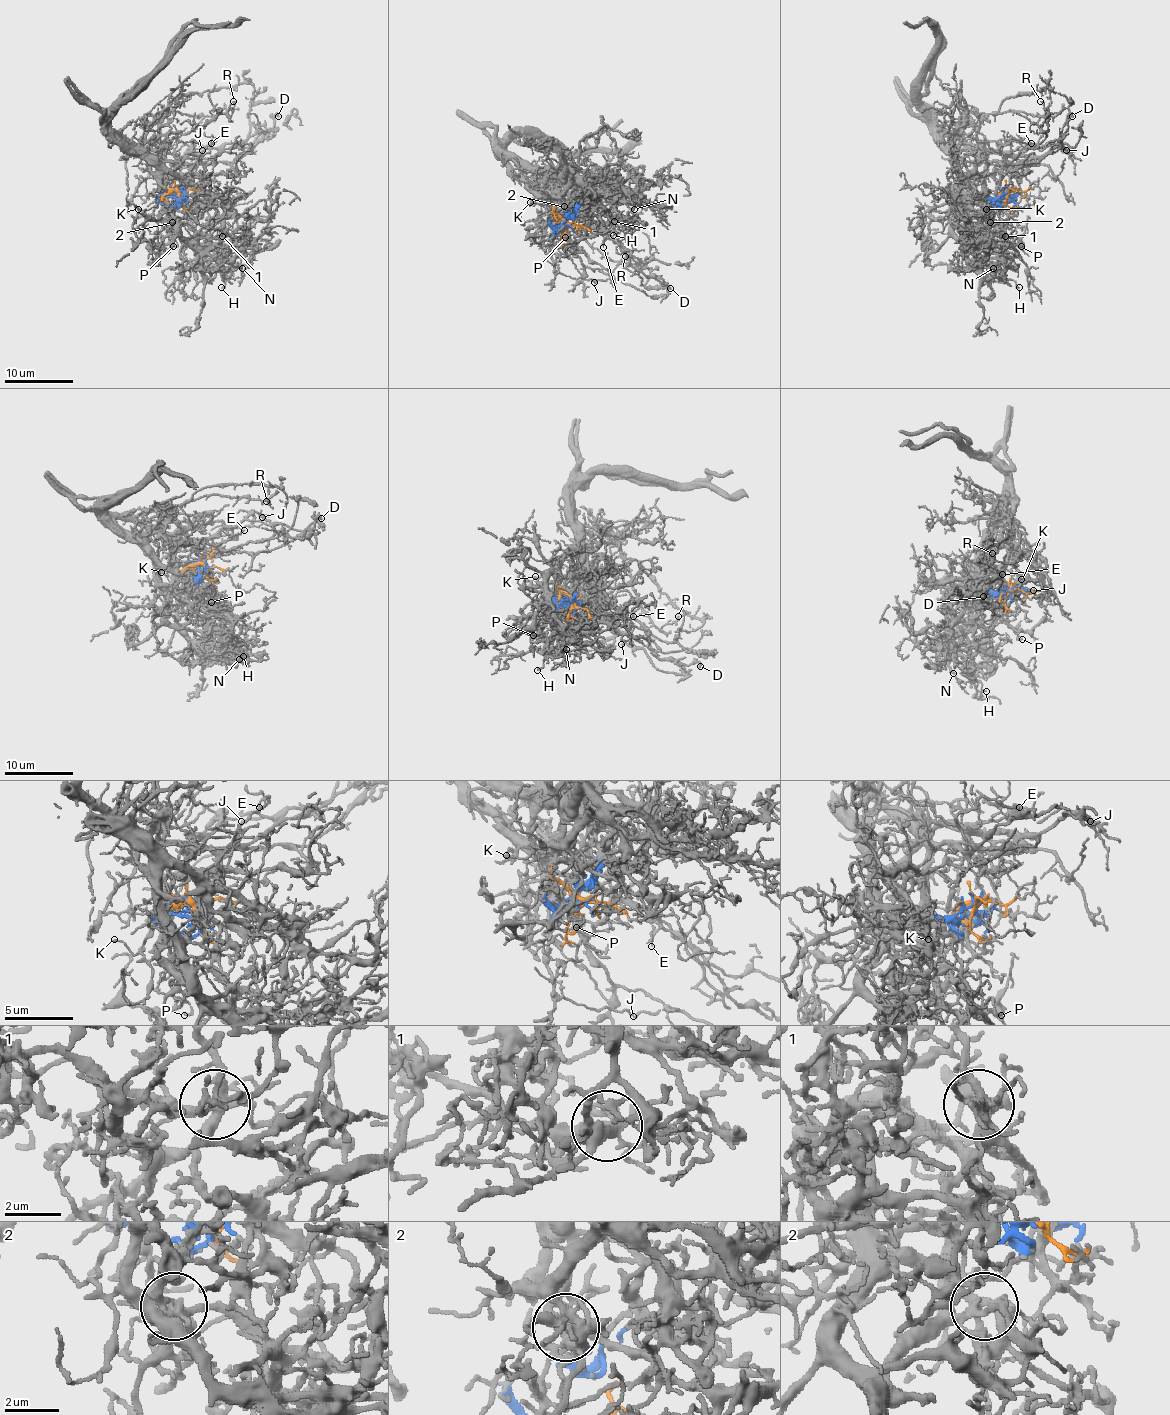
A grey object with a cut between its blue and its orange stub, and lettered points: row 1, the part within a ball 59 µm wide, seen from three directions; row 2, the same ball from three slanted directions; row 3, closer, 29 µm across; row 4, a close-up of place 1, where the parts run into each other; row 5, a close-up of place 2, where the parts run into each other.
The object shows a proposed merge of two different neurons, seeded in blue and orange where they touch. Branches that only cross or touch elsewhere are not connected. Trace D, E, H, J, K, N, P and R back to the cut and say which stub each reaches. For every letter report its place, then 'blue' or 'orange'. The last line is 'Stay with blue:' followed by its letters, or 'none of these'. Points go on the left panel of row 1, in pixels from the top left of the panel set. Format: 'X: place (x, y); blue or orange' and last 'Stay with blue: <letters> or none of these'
D: place (278, 116); orange
E: place (211, 143); orange
H: place (221, 287); blue
J: place (202, 150); orange
K: place (138, 209); orange
N: place (242, 268); blue
P: place (173, 246); blue
R: place (233, 101); orange
Stay with blue: H, N, P

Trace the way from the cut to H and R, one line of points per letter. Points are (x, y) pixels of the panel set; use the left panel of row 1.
H: (177, 190), (187, 203), (210, 205), (218, 213), (222, 236), (217, 254), (228, 263), (222, 287)
R: (177, 191), (162, 198), (158, 160), (143, 145), (146, 130), (162, 114), (217, 116), (234, 101)

